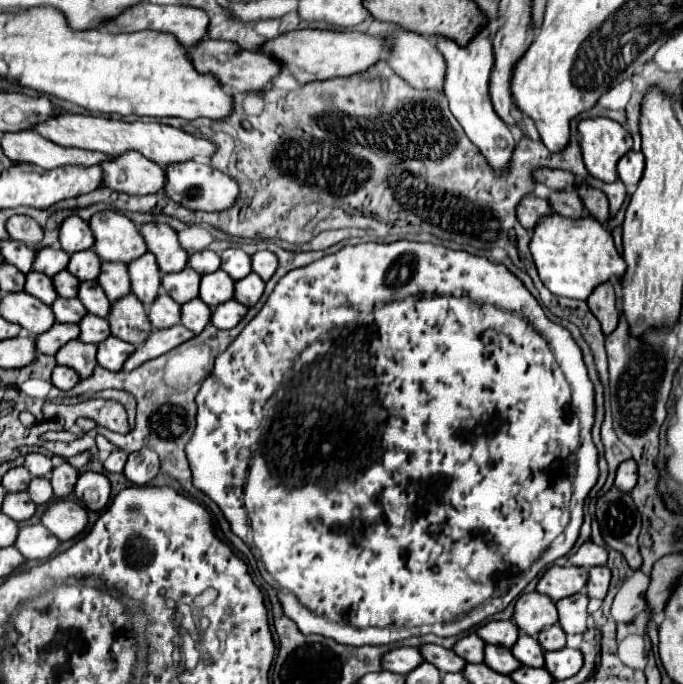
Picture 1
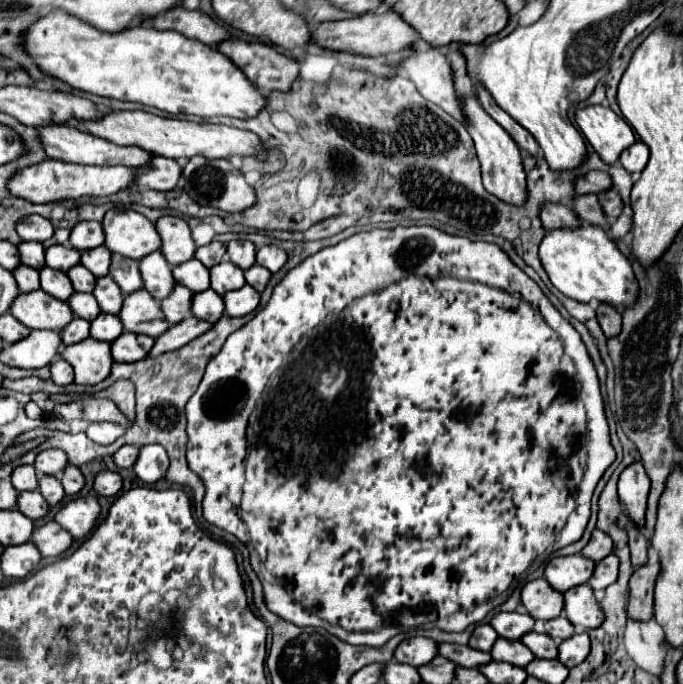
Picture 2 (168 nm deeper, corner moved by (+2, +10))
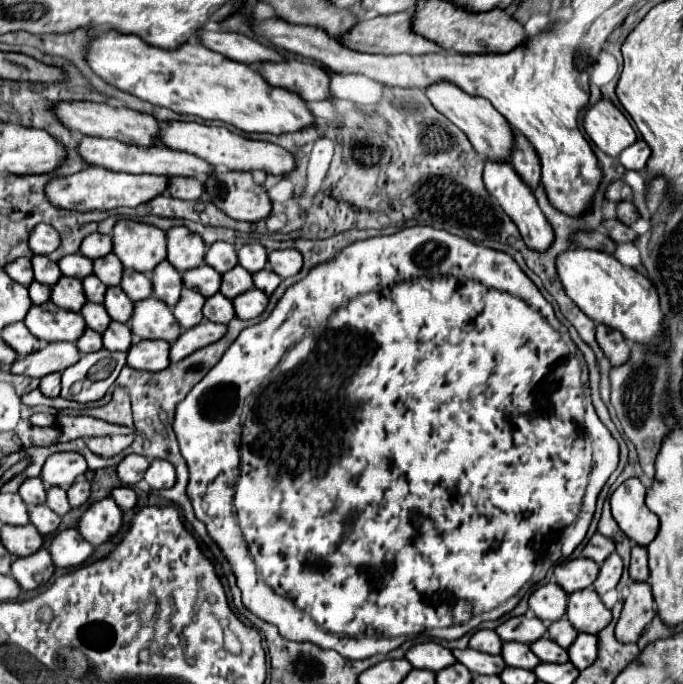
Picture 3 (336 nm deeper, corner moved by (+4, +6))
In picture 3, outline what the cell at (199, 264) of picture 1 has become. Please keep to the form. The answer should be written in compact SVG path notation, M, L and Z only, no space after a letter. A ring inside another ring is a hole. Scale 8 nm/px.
M213 243L205 255L205 263L223 275L237 265L237 249L231 243Z

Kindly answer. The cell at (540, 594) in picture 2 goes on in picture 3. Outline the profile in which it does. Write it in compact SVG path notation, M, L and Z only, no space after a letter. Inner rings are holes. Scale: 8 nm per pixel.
M547 583L545 587L537 587L529 597L529 609L533 609L541 621L553 623L565 615L567 593L557 583Z

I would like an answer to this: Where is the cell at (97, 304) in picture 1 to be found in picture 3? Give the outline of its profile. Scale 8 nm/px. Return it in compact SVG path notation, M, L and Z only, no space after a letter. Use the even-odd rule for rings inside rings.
M109 287L107 295L105 295L105 309L109 311L113 321L119 323L127 323L133 315L133 301L125 295L125 291L121 287Z

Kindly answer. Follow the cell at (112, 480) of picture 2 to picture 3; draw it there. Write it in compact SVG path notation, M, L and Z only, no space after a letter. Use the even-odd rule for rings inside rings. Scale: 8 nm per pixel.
M117 487L117 489L113 489L111 497L117 501L117 505L123 511L131 511L137 505L137 495L135 495L135 491L131 487Z

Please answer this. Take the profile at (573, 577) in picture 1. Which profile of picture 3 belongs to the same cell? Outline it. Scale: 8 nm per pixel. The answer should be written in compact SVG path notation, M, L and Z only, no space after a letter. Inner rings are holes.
M579 557L579 559L565 559L555 567L555 577L557 583L567 591L581 591L589 585L593 585L593 581L597 579L599 573L599 565L587 557Z

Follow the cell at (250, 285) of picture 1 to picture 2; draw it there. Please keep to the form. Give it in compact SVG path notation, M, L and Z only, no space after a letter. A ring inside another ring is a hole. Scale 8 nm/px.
M253 265L251 269L245 271L245 281L247 281L255 291L259 291L259 293L263 293L269 277L271 277L271 273L269 273L267 269L263 269L261 265Z

